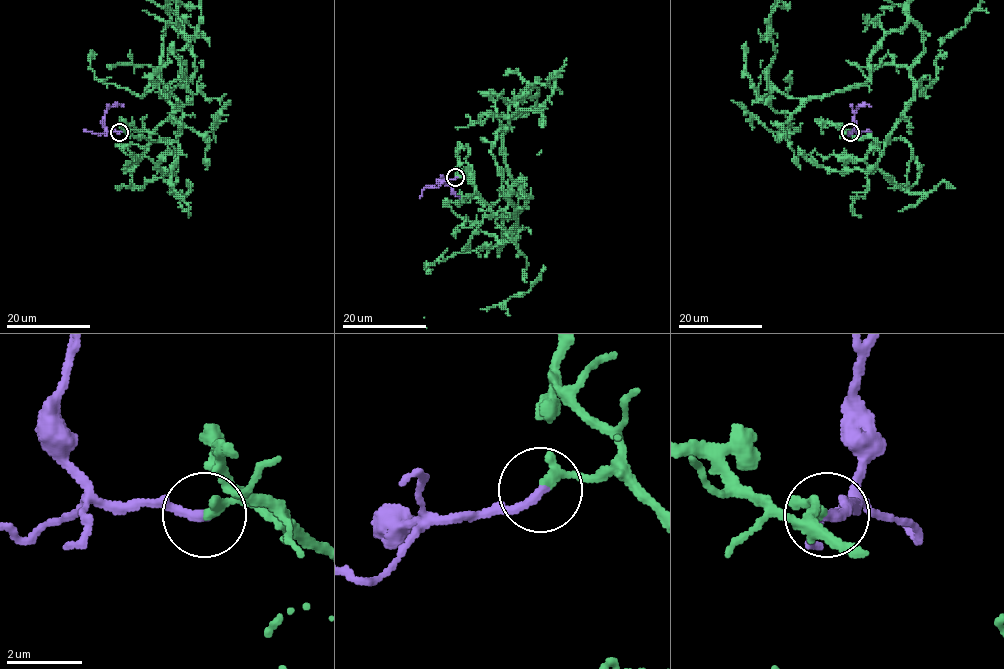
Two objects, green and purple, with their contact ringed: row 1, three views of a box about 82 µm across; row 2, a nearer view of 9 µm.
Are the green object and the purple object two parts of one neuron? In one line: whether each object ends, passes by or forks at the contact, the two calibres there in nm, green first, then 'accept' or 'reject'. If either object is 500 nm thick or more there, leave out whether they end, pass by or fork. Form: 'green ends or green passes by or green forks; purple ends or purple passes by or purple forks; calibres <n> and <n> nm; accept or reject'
green ends; purple ends; calibres 300 and 240 nm; accept

